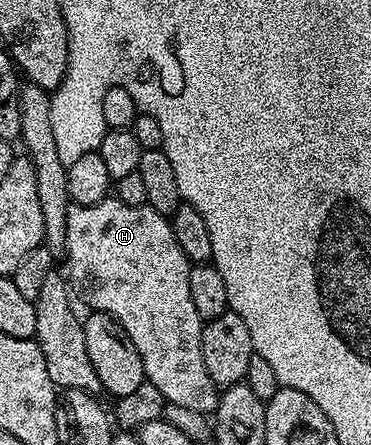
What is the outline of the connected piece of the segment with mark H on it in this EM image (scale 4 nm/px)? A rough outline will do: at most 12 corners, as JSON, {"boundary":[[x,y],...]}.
{"boundary":[[70,205],[63,261],[170,407],[216,411],[170,219]]}

